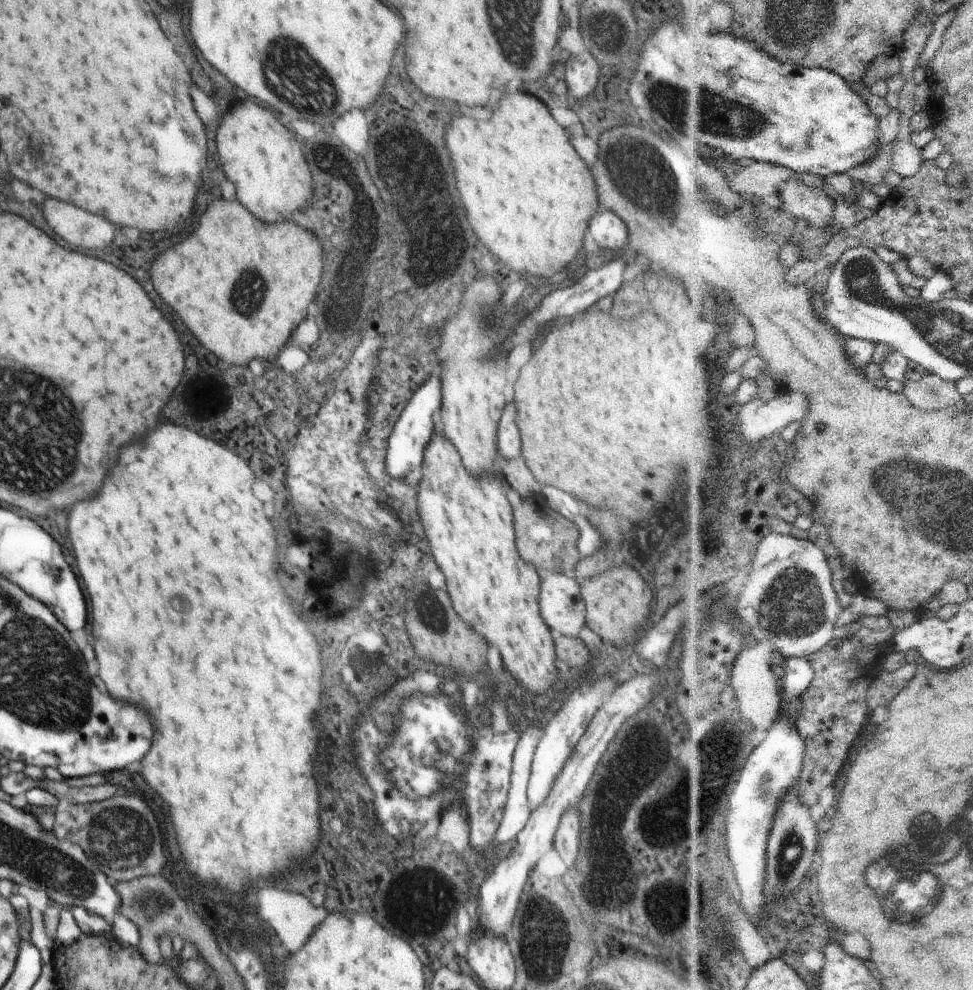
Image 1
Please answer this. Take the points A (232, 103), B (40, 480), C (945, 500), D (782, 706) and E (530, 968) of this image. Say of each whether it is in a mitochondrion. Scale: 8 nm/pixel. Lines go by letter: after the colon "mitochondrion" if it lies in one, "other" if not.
A: other
B: mitochondrion
C: mitochondrion
D: other
E: mitochondrion

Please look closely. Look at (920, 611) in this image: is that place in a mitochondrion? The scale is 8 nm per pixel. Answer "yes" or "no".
no

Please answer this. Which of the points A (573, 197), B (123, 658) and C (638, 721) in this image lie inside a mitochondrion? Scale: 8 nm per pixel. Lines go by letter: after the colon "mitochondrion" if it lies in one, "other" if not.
A: other
B: other
C: other

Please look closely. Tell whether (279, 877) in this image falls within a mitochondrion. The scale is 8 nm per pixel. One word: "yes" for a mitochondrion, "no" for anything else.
no

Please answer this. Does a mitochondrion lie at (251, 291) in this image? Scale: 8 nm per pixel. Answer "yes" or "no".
yes

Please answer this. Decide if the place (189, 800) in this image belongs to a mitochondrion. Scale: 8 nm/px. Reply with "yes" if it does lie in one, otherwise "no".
no

